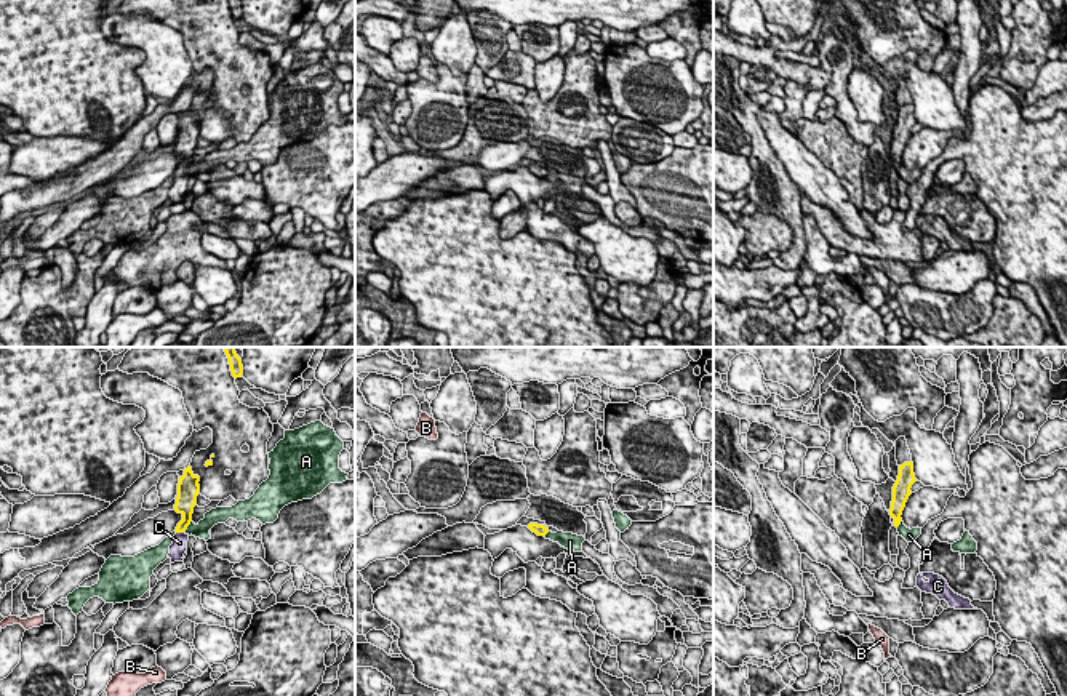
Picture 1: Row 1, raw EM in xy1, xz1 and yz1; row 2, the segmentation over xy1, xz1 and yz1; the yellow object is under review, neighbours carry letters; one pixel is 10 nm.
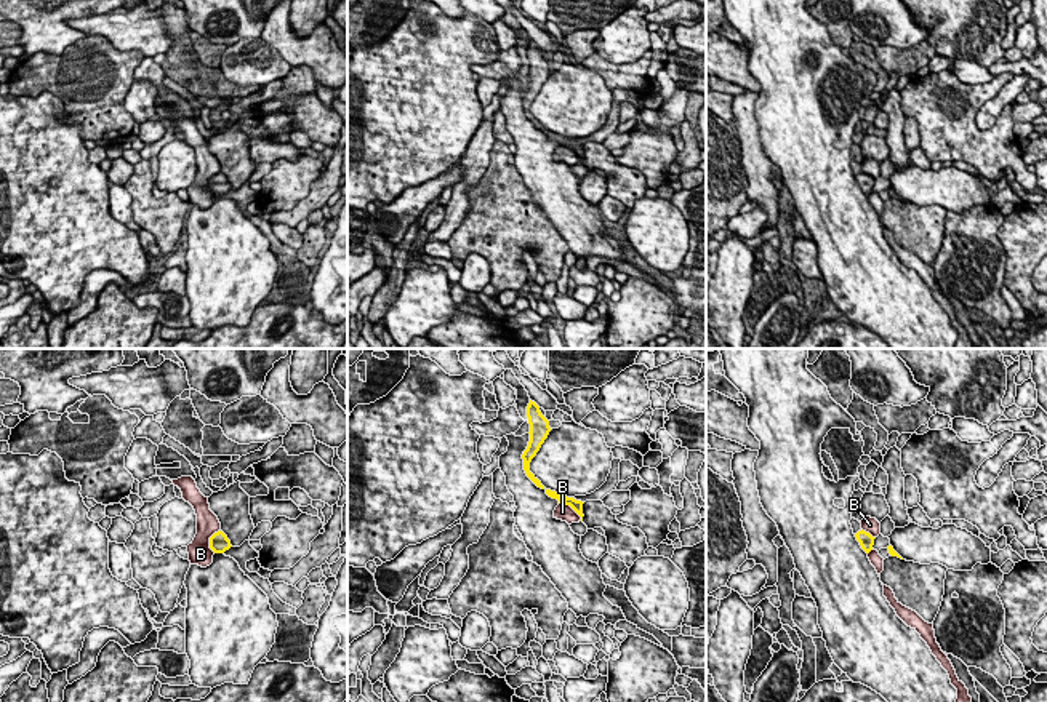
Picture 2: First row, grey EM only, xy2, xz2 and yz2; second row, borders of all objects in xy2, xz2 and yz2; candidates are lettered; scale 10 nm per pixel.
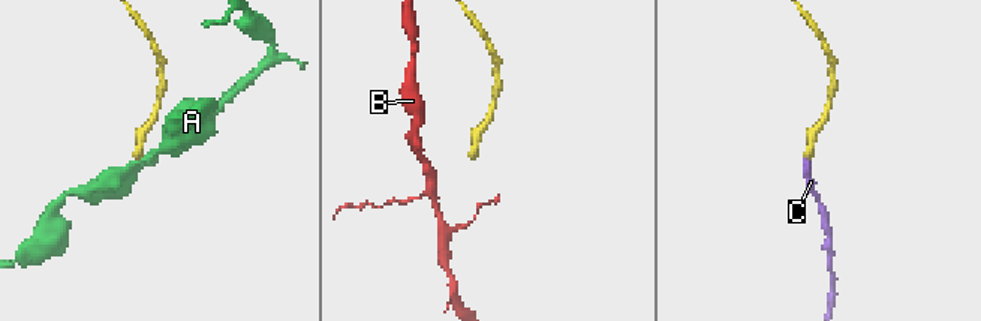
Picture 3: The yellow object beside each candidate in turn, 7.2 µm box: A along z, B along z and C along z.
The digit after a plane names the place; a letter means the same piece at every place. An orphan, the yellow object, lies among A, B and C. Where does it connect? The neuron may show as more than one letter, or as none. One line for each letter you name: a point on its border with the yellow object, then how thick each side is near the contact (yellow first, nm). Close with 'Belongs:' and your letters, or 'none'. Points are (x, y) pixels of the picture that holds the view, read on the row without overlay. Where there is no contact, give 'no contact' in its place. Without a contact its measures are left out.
C: contact xy1 (179, 173); calibres 160 and 160 nm
Belongs: C

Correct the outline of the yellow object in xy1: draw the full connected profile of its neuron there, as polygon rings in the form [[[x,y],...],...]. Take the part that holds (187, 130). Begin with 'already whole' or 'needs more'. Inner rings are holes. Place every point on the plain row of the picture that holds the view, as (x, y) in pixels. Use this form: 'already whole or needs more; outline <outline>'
needs more; outline [[[190,107],[184,110],[184,117],[179,118],[174,152],[182,157],[182,162],[178,165],[173,186],[170,187],[168,198],[171,200],[171,205],[184,202],[182,198],[187,192],[189,182],[189,176],[184,173],[190,166],[194,149],[197,147],[197,138],[200,134],[198,123],[200,118],[192,114]]]

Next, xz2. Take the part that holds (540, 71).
already whole; outline [[[532,42],[527,48],[527,59],[528,59],[528,66],[530,66],[530,74],[528,74],[530,83],[528,83],[527,91],[522,96],[524,112],[525,112],[527,118],[538,130],[544,131],[541,123],[530,114],[530,104],[536,98],[536,94],[540,93],[544,82],[548,80],[551,69],[549,69],[549,62],[541,56],[540,48]]]

